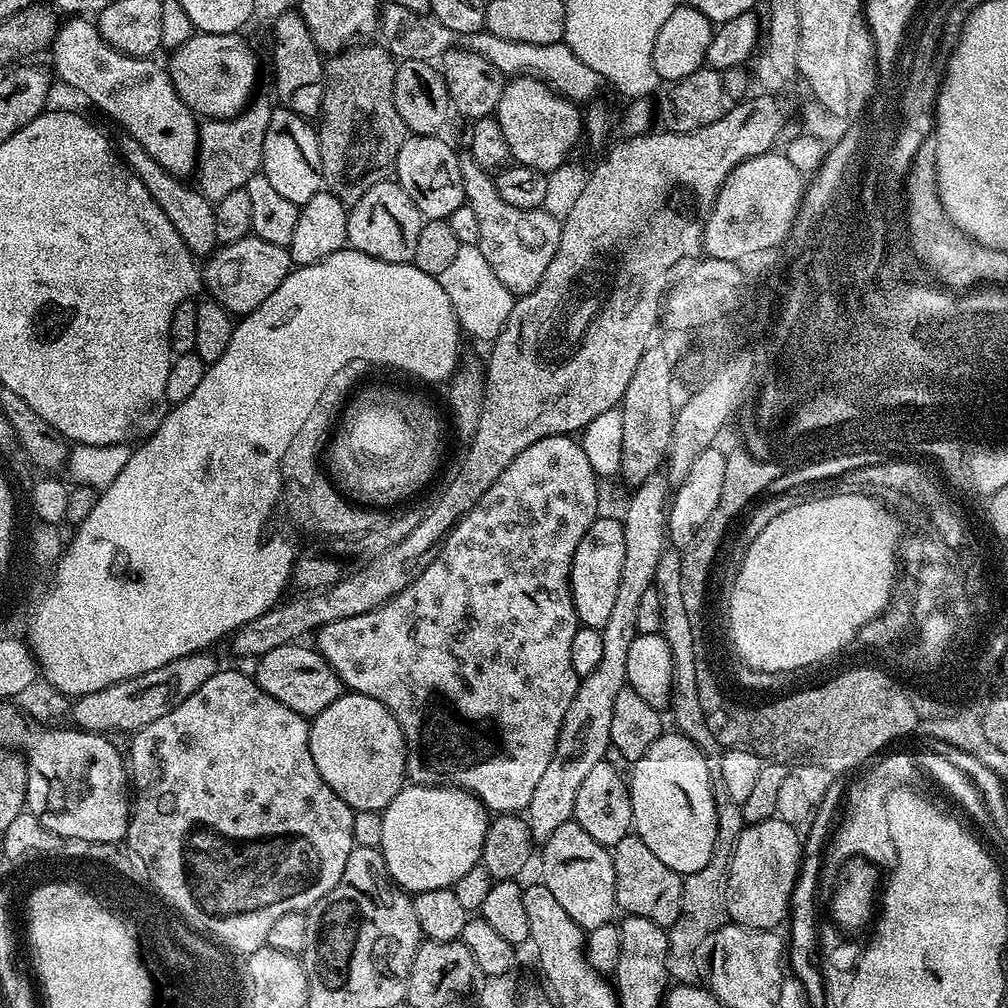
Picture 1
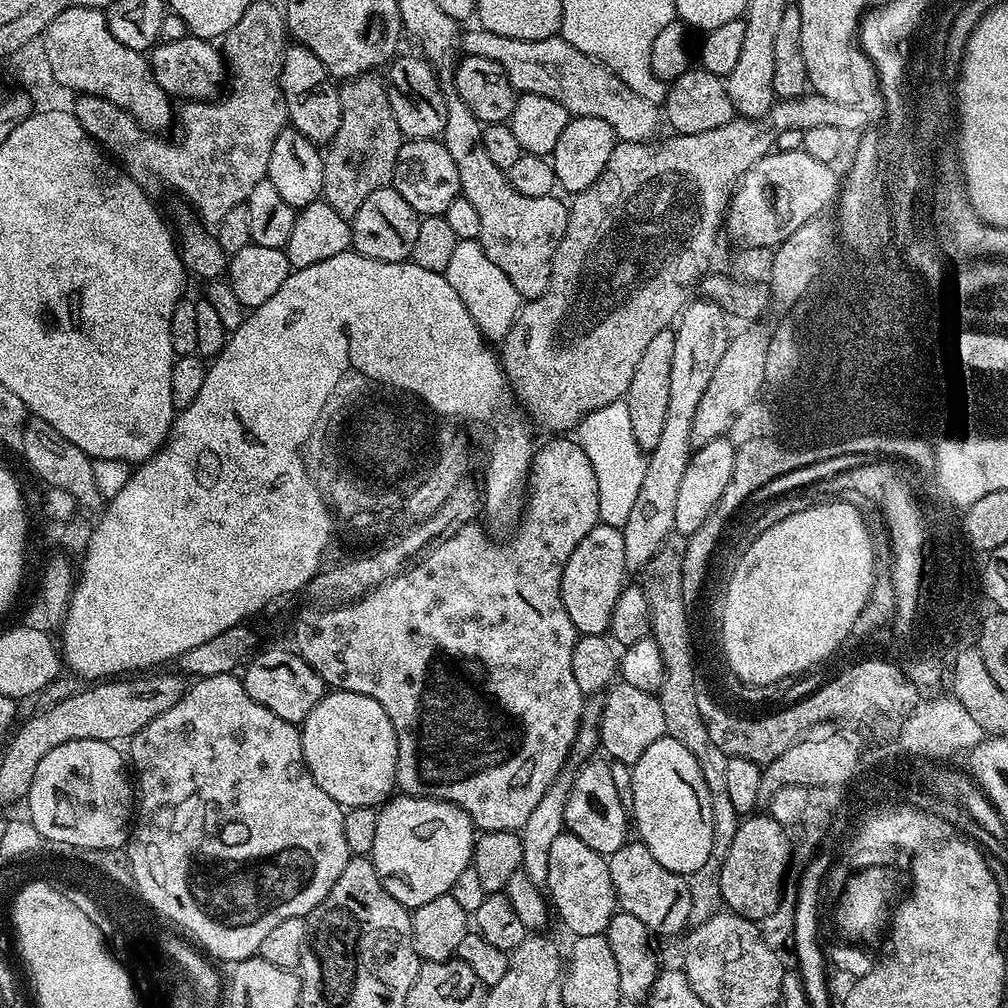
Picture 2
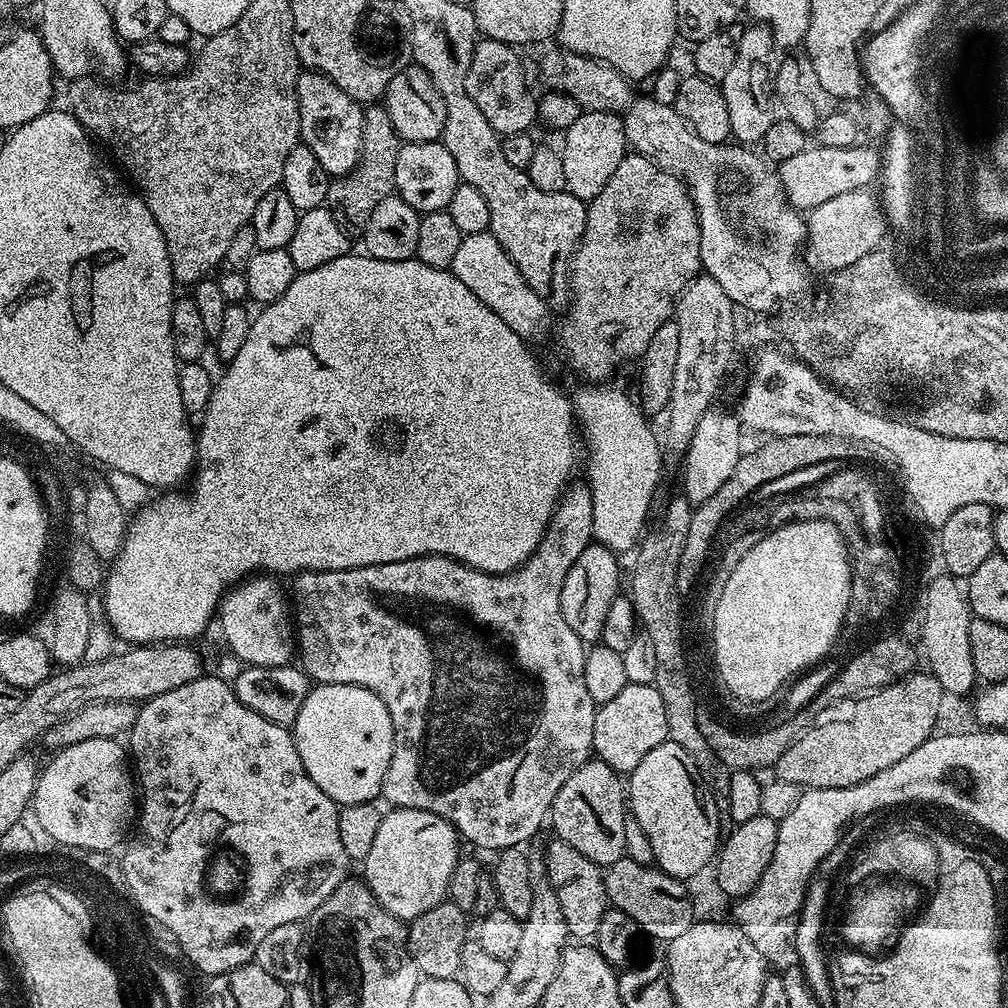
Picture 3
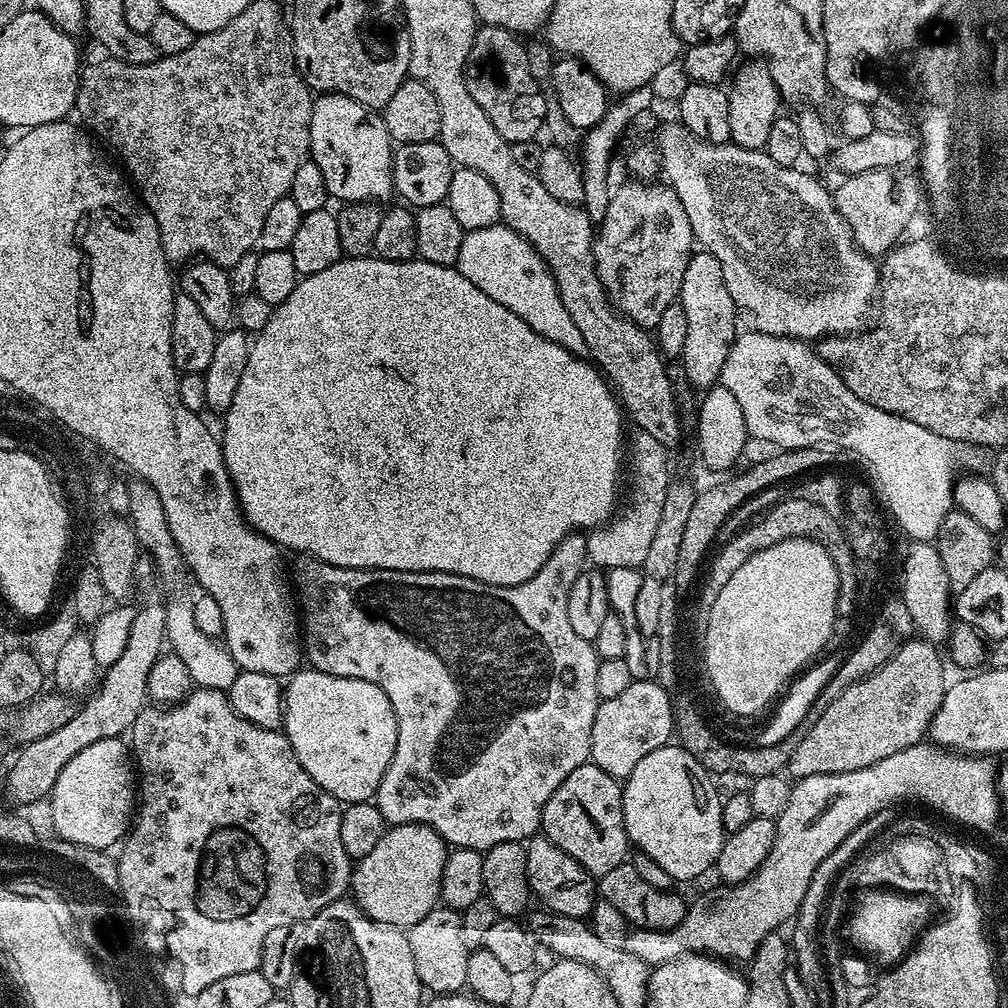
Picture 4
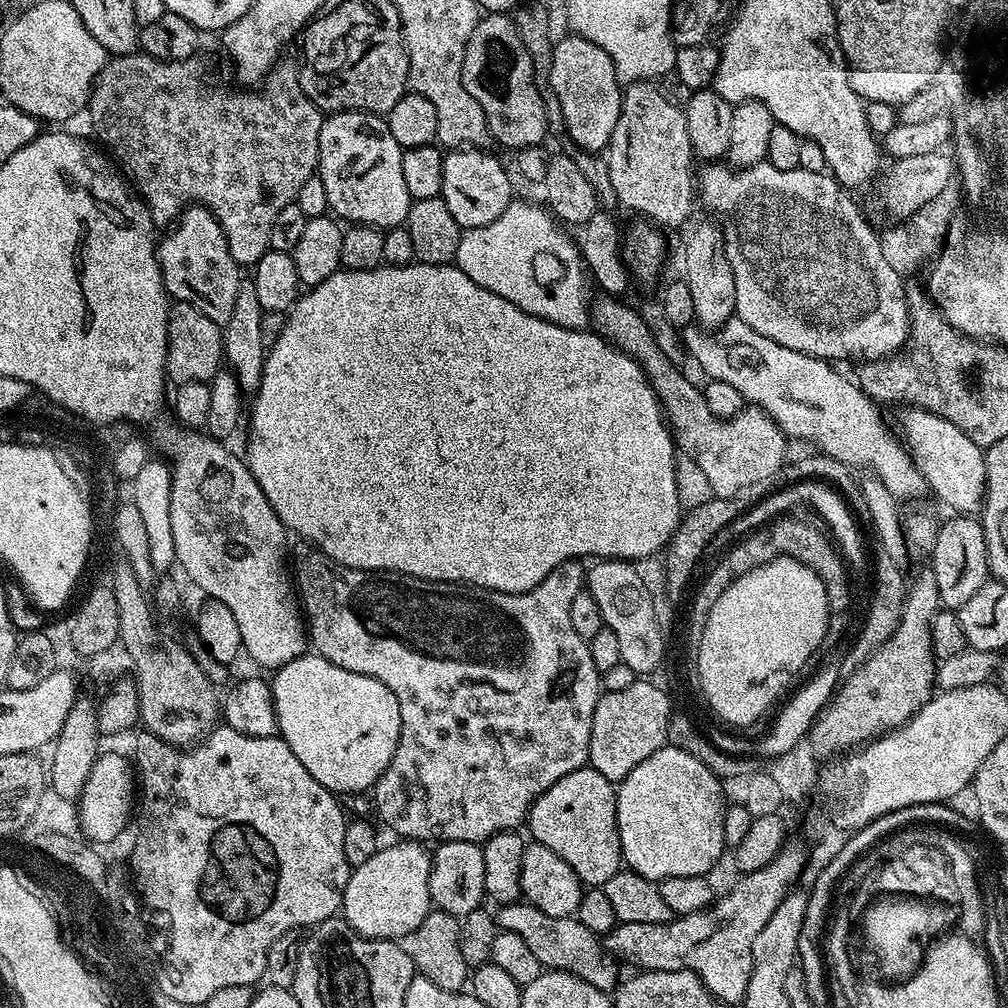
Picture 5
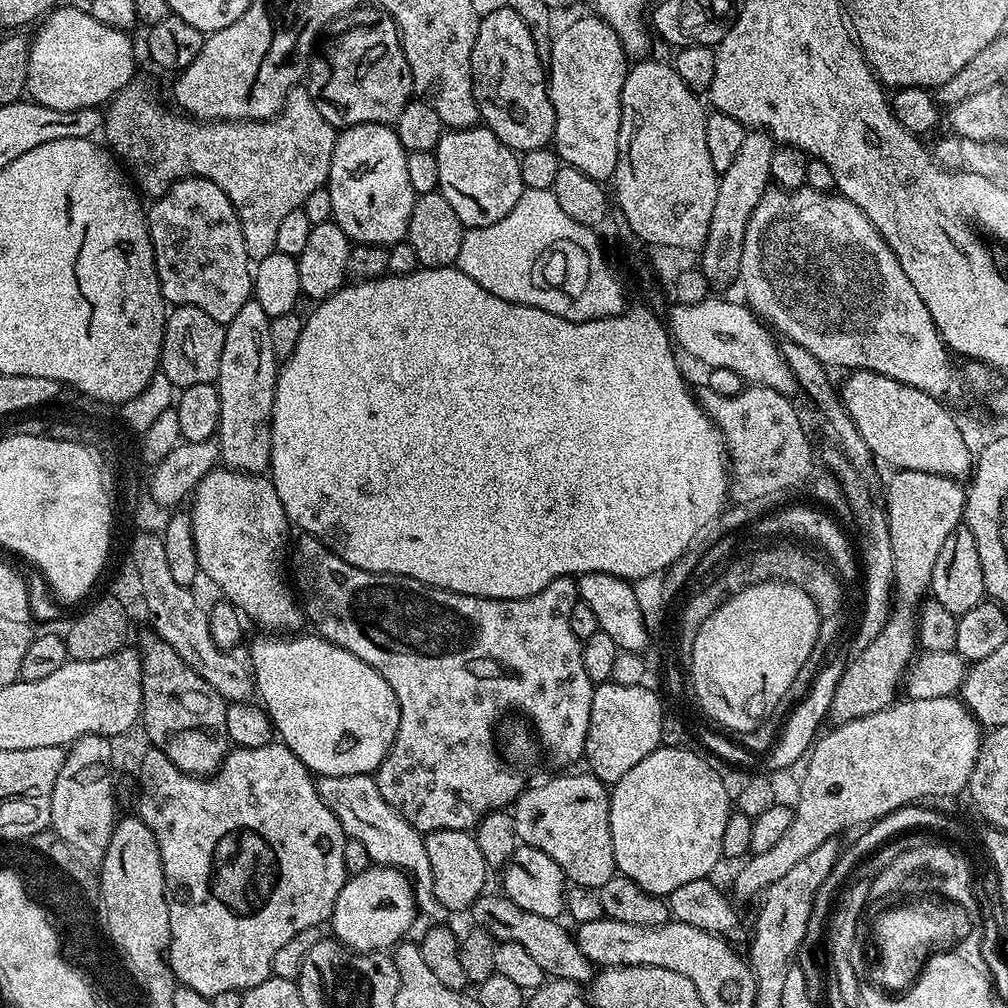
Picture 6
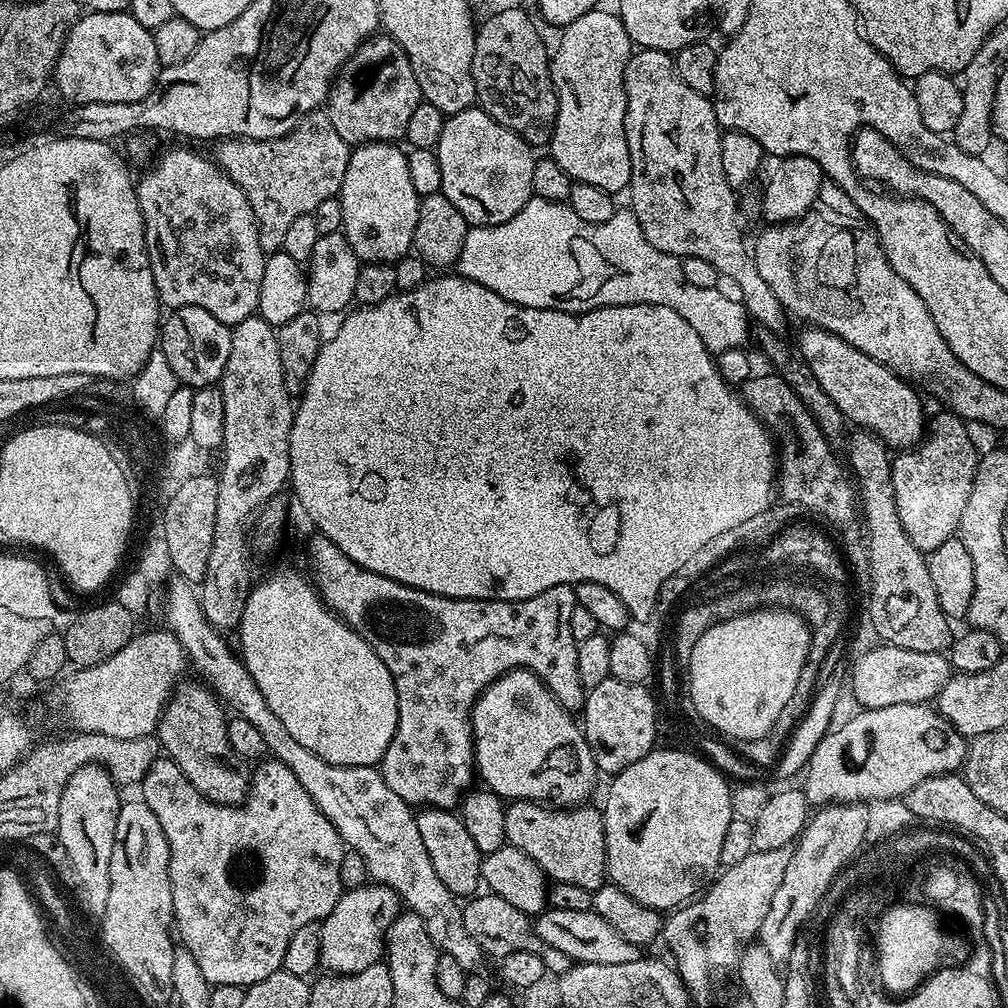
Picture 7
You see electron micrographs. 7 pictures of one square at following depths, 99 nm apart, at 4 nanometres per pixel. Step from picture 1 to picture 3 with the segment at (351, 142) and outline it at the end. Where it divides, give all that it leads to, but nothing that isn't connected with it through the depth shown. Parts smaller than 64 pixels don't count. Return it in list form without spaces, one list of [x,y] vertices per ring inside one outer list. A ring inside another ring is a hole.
[[[382,106],[369,107],[364,114],[359,164],[347,176],[333,179],[328,186],[326,206],[345,229],[363,229],[370,214],[374,214],[378,202],[396,192],[394,166],[398,162],[401,143],[401,138],[394,130],[386,109]]]

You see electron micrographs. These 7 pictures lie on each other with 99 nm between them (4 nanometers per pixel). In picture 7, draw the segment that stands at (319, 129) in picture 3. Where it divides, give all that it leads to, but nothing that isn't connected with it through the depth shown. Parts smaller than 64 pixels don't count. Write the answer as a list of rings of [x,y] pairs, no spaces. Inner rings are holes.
[[[392,142],[361,144],[352,148],[352,157],[340,187],[343,234],[361,262],[395,262],[412,252],[414,226],[422,197],[410,182],[405,149]]]

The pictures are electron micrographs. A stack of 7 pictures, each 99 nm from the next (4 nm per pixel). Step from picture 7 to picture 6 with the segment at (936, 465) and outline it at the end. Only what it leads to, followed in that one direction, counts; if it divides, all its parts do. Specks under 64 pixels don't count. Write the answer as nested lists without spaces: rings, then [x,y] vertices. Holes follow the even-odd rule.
[[[896,470],[891,475],[892,477],[888,480],[888,493],[885,494],[883,503],[886,505],[890,543],[894,554],[894,578],[896,579],[894,603],[886,626],[882,626],[878,638],[874,638],[870,646],[859,649],[855,653],[857,656],[854,658],[852,656],[847,661],[845,672],[839,678],[838,686],[835,687],[833,702],[830,703],[827,715],[827,719],[833,725],[857,720],[866,714],[874,714],[896,703],[908,665],[912,663],[918,652],[918,609],[932,587],[934,562],[938,562],[938,554],[942,554],[942,545],[946,542],[946,538],[950,538],[954,529],[961,527],[964,519],[966,488],[959,479],[918,470]]]

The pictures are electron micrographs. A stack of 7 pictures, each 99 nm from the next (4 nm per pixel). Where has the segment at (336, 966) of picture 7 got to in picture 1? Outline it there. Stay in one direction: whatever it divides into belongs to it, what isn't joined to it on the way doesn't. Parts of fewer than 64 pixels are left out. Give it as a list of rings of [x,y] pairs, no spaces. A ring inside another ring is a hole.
[[[409,783],[400,789],[400,793],[384,807],[382,813],[382,842],[379,849],[380,853],[386,858],[386,870],[392,875],[392,881],[409,894],[425,892],[426,890],[438,890],[439,888],[451,888],[456,885],[458,878],[462,878],[462,874],[466,874],[466,870],[470,870],[480,863],[482,846],[484,845],[489,823],[490,813],[488,809],[481,804],[476,796],[472,796],[469,792],[464,792],[461,788],[435,788],[434,786],[426,786],[425,784]]]

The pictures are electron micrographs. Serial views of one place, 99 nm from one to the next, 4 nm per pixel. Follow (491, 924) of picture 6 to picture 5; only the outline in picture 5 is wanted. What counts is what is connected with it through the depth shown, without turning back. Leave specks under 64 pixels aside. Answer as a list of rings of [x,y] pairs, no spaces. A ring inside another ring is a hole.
[[[527,902],[499,905],[494,915],[497,925],[503,931],[518,934],[518,938],[522,938],[526,946],[530,946],[534,958],[538,958],[538,962],[545,969],[553,972],[569,972],[582,978],[582,982],[590,982],[590,986],[598,990],[609,994],[615,993],[621,979],[621,965],[616,957],[605,949],[603,939],[586,930],[586,926],[582,926],[582,922],[578,922],[575,916],[554,918],[554,914],[542,914],[542,910]]]

